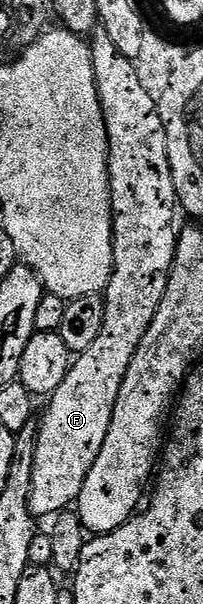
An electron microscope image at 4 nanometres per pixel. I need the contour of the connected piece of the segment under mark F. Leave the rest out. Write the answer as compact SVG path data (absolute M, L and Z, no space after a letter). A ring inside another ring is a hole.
M103 28L97 29L91 35L90 45L96 87L104 109L108 133L114 268L108 287L102 295L106 308L106 320L102 320L102 332L98 332L98 340L94 340L90 348L86 348L75 357L66 379L50 396L50 404L37 427L30 504L32 514L38 518L40 516L50 518L63 513L81 494L86 476L89 475L105 443L110 420L113 419L114 404L117 403L118 392L121 391L122 380L130 368L130 362L134 360L134 352L138 352L138 344L142 344L142 336L146 336L158 312L158 304L162 304L162 296L166 296L166 284L170 280L178 237L178 225L176 226L178 199L174 188L174 176L170 172L166 128L157 99L152 98L150 92L146 92L146 88L142 88L142 80L138 80L134 64L126 60L126 56L122 56L122 51L114 45L114 40L110 40L110 36Z

